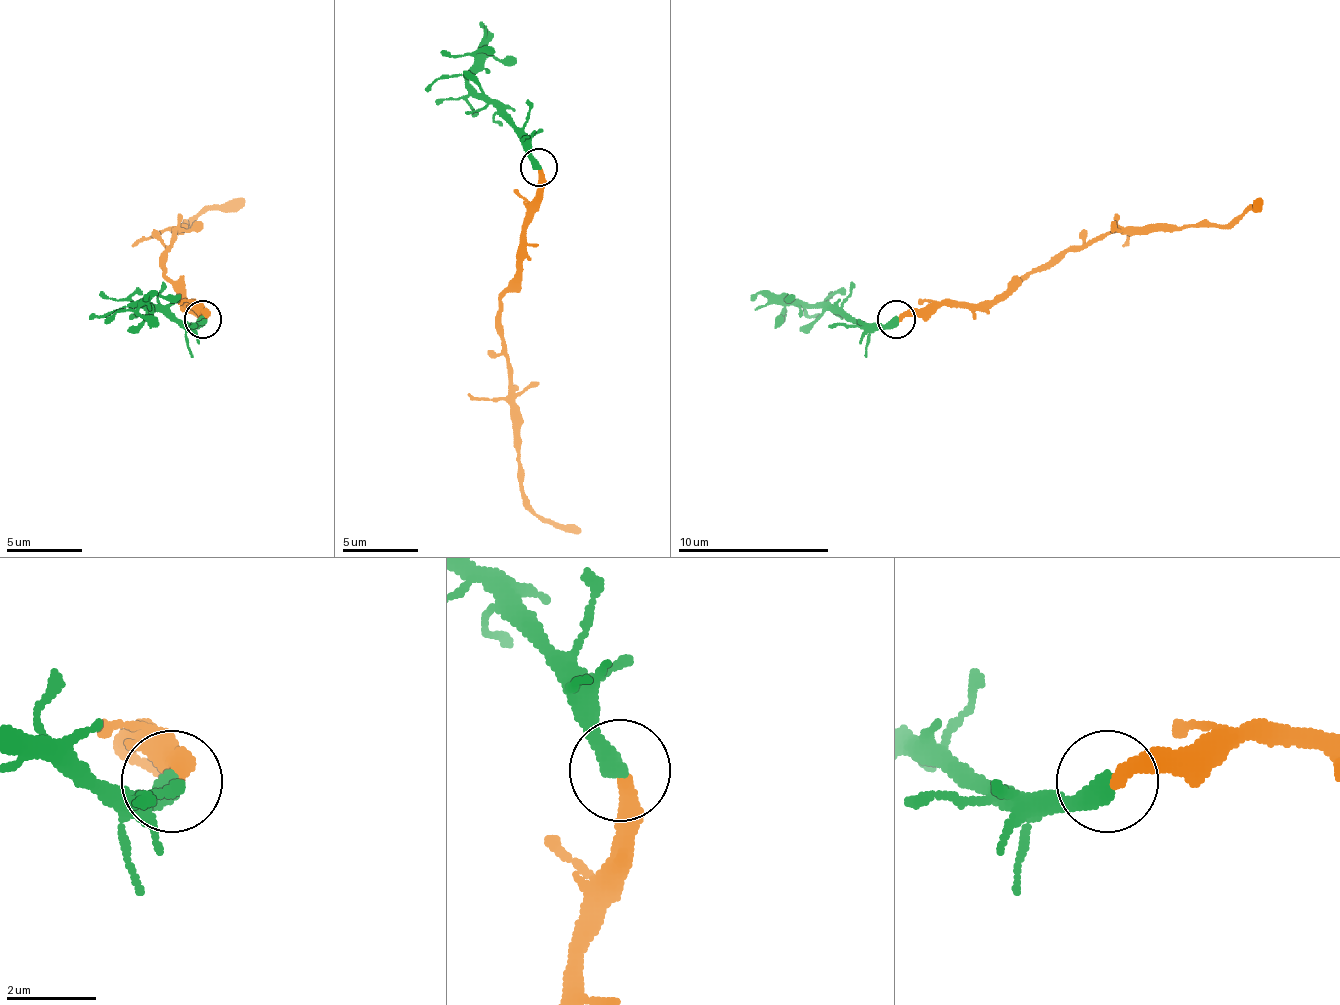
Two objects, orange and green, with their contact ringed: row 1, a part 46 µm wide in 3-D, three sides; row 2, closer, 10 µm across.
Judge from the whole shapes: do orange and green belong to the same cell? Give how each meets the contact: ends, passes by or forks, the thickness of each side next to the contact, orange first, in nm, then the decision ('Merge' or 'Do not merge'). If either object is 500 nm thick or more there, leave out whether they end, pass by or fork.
At the ring orange ends. At the ring green ends. Thickness 360 nm (orange) against 480 nm. Do not merge

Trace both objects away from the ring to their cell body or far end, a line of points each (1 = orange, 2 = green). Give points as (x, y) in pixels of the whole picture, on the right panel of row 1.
1: (897, 318), (931, 314), (961, 303), (1007, 299), (1029, 277), (1112, 231), (1226, 227), (1260, 197)
2: (897, 318), (848, 322), (836, 311), (761, 295), (750, 299)

